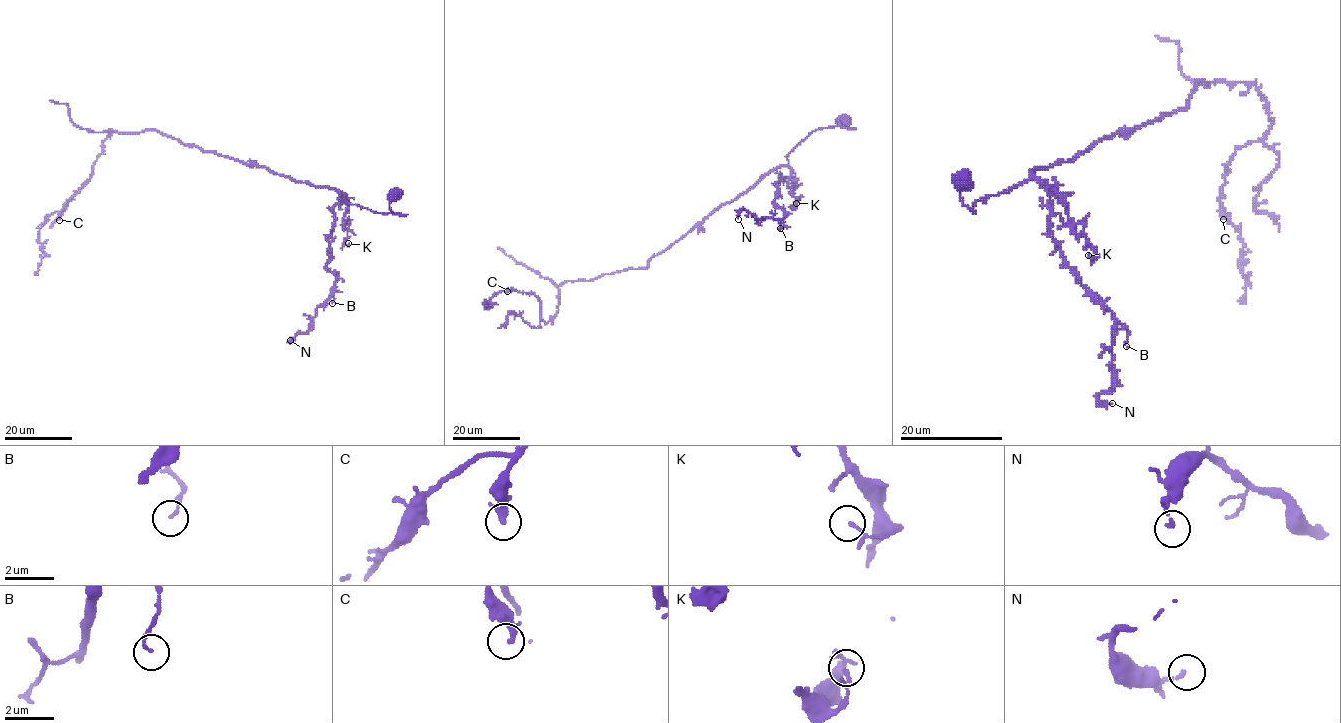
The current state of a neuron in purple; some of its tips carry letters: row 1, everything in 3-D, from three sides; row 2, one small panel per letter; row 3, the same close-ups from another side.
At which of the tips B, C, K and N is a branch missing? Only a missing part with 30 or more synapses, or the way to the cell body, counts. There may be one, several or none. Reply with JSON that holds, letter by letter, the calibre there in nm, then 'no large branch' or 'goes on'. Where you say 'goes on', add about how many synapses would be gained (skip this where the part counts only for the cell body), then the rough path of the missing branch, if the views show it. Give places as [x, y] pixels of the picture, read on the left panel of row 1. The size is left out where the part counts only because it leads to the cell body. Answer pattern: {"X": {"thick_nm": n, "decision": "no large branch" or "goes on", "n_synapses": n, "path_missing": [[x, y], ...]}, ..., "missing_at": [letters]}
{"B": {"thick_nm": 140, "decision": "no large branch"}, "C": {"thick_nm": 320, "decision": "no large branch"}, "K": {"thick_nm": 80, "decision": "no large branch"}, "N": {"thick_nm": 160, "decision": "no large branch"}, "missing_at": []}

